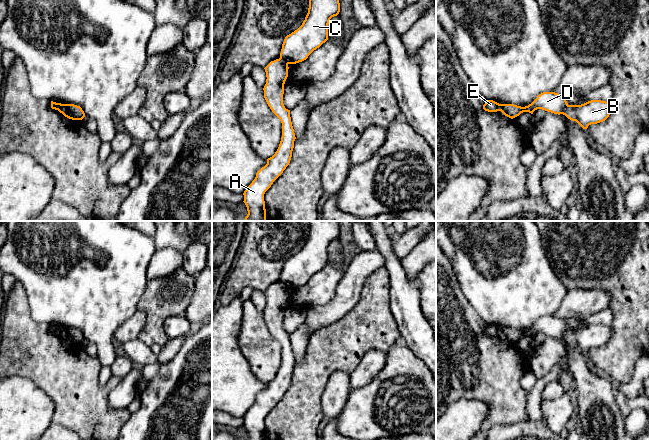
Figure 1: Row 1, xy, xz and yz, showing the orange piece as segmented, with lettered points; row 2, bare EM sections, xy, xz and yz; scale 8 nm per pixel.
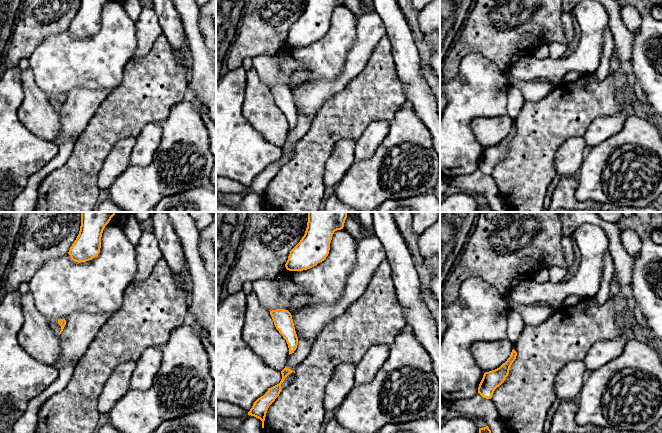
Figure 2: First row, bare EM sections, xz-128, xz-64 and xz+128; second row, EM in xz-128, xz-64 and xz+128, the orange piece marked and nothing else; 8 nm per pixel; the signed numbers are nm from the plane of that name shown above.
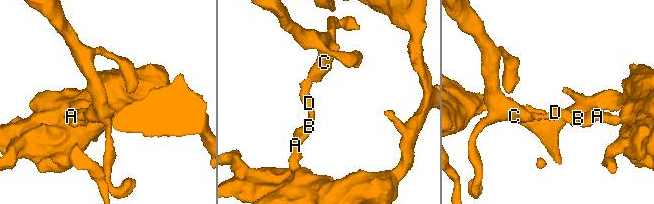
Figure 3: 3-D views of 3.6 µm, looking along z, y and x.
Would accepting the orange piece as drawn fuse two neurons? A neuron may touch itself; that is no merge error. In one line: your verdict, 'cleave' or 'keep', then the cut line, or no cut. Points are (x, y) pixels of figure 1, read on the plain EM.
cleave; cut xz (280, 281), (287, 288)

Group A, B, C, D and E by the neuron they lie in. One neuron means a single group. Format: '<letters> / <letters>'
A B D / C E

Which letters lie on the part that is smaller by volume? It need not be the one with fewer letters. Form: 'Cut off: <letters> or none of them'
Cut off: C, E

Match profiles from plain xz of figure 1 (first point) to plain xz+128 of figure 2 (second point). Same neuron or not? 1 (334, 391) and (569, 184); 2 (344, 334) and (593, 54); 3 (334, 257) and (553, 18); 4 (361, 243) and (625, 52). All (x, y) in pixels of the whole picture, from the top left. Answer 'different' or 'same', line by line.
1: different
2: different
3: same
4: different

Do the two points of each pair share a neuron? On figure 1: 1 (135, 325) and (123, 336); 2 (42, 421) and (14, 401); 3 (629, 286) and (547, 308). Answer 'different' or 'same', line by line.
1: same
2: same
3: different

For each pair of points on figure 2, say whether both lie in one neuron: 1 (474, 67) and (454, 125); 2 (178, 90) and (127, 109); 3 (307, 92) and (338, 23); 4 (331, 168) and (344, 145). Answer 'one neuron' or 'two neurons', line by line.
1: one neuron
2: one neuron
3: two neurons
4: one neuron

